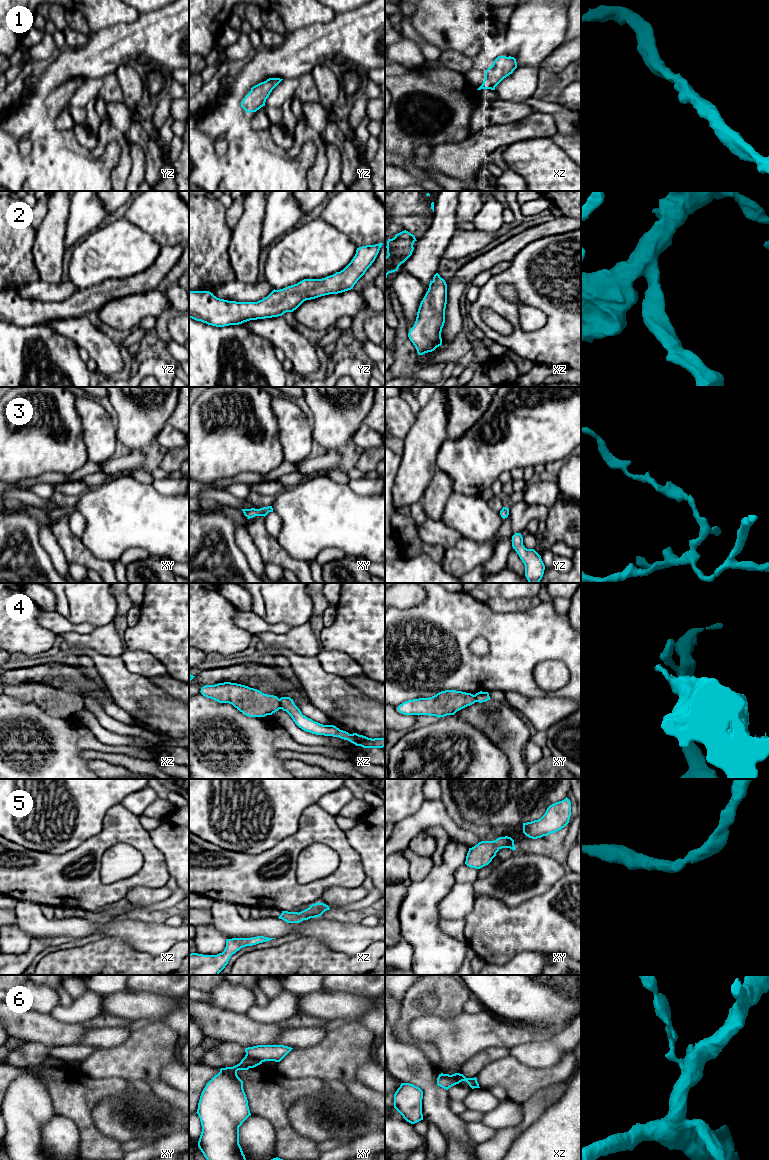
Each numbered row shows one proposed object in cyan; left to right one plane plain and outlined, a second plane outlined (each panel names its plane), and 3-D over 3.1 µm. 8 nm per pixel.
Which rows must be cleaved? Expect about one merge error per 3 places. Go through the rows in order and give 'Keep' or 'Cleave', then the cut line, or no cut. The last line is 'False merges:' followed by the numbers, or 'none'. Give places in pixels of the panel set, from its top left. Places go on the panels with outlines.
1: Keep. No split
2: Keep. No split
3: Keep. No split
4: Cleave. Split along xz (278, 699), (281, 708)
5: Keep. No split
6: Cleave. Split along xy (245, 1055), (261, 1062)
False merges: 4, 6

